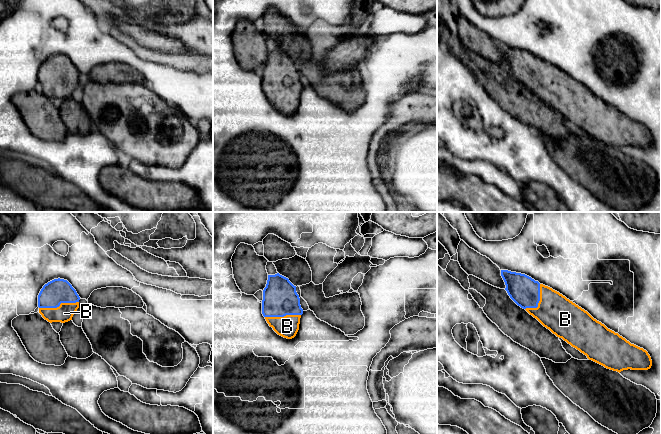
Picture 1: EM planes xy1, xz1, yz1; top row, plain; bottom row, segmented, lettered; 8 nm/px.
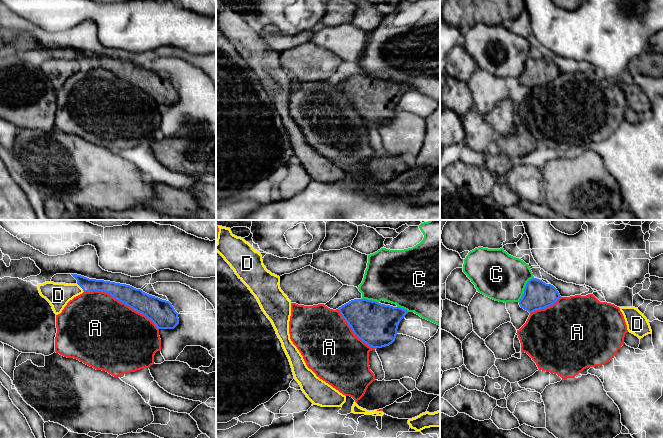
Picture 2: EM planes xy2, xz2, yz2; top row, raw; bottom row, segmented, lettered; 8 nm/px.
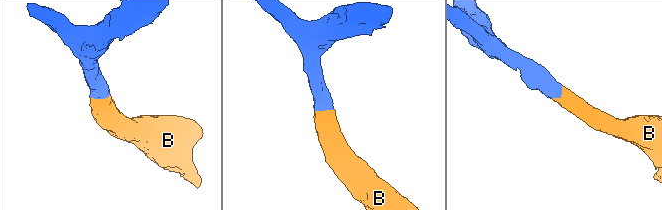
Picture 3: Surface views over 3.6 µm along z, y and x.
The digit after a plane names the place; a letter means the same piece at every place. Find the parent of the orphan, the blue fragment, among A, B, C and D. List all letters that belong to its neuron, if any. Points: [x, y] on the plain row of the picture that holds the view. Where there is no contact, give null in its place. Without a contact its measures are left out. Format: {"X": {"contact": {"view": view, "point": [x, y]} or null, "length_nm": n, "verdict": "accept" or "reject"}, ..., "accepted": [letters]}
{"A": {"contact": {"view": "xy2", "point": [122, 78]}, "length_nm": 650, "verdict": "reject"}, "B": {"contact": {"view": "xy1", "point": [58, 82]}, "length_nm": 320, "verdict": "accept"}, "C": {"contact": {"view": "yz2", "point": [524, 65]}, "length_nm": 240, "verdict": "reject"}, "D": {"contact": {"view": "xy2", "point": [80, 62]}, "length_nm": 90, "verdict": "reject"}, "accepted": ["B"]}

